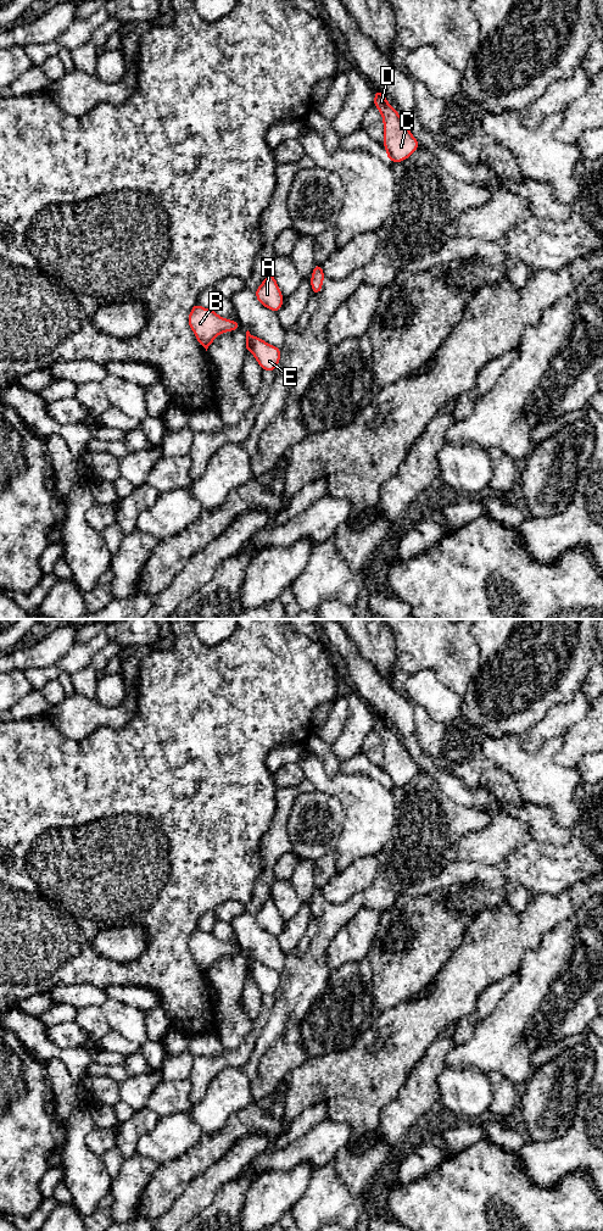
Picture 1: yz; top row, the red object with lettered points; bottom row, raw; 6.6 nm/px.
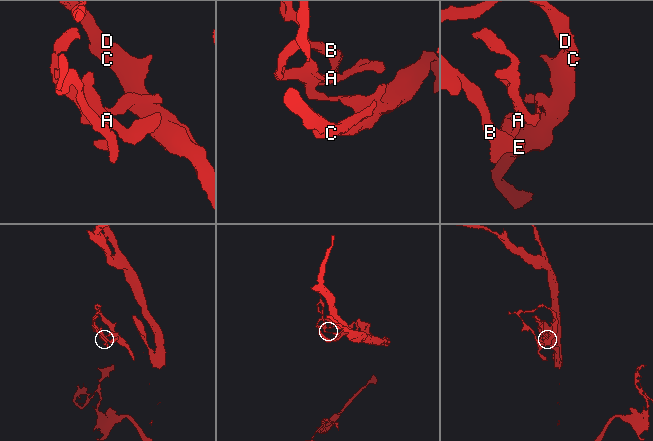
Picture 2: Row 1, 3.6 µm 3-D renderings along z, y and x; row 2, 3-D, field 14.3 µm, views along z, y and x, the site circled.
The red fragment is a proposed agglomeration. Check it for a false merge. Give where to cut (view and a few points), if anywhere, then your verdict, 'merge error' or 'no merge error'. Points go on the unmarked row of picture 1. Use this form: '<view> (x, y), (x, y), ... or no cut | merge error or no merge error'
no cut | no merge error

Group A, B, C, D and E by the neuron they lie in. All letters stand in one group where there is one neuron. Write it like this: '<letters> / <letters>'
A B C D E

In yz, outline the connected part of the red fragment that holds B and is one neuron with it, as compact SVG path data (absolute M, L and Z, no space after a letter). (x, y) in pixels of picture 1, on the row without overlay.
M195 928L188 942L189 951L194 956L196 964L206 973L222 957L234 956L240 951L238 945L229 945L213 934L203 932Z

